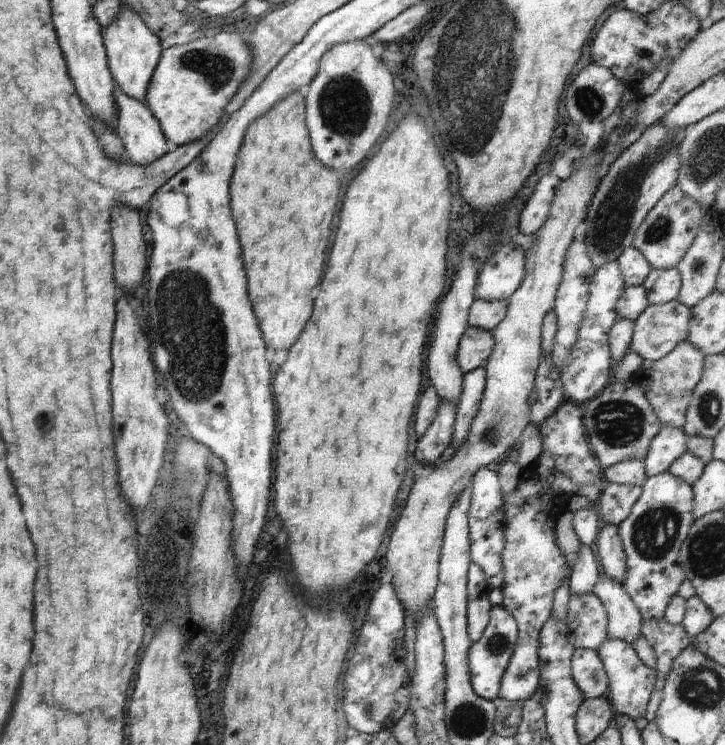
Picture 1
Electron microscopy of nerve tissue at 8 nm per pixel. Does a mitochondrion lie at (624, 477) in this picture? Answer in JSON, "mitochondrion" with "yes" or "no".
{"mitochondrion":"no"}

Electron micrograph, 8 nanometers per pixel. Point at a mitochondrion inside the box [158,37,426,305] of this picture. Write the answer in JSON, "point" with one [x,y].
{"point":[344,104]}

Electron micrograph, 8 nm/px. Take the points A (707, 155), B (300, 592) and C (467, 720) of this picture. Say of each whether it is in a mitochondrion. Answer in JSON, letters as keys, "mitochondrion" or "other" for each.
{"A":"mitochondrion","B":"other","C":"mitochondrion"}

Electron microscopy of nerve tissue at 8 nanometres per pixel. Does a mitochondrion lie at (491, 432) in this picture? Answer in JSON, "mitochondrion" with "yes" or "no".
{"mitochondrion":"yes"}

